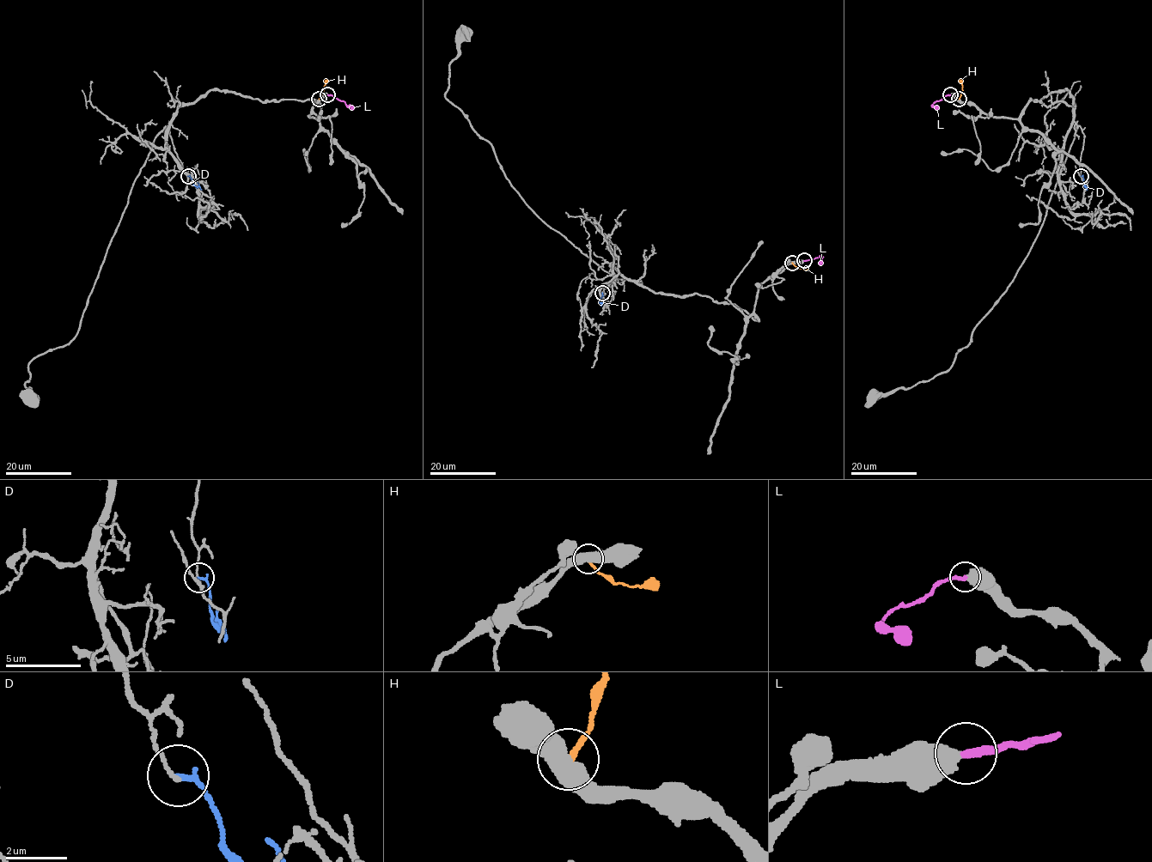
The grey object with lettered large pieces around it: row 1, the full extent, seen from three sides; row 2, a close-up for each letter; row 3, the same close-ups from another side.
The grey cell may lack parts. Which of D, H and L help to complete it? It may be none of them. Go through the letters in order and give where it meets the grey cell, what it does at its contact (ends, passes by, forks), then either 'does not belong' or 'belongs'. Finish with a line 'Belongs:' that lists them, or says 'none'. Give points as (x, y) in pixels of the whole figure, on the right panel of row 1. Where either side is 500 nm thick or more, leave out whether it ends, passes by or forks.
D: contact (1081, 176); it ends; does not belong
H: contact (959, 99); does not belong
L: contact (950, 94); belongs
Belongs: L

